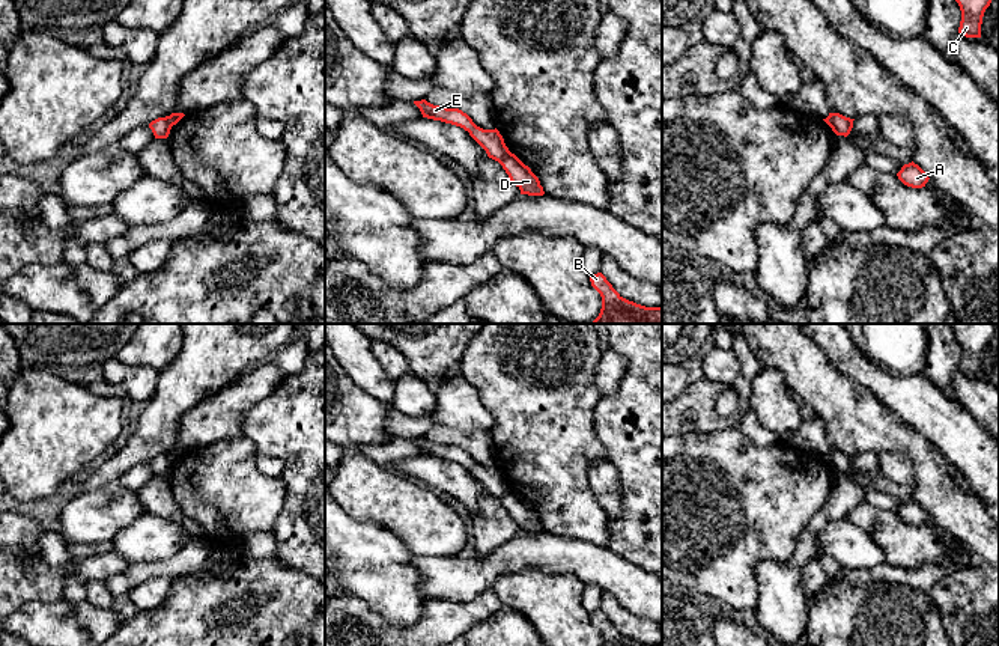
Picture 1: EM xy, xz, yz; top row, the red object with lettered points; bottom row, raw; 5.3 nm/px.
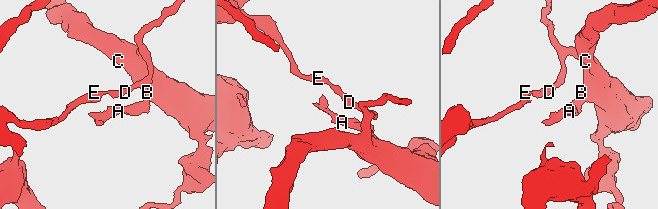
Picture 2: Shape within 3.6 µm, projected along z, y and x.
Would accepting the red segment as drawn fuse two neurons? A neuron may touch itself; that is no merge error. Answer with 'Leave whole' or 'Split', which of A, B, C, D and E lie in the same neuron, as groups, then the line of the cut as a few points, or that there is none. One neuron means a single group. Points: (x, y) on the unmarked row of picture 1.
Split. Groups: A B C D / E. Split along xz (510, 490), (498, 499)

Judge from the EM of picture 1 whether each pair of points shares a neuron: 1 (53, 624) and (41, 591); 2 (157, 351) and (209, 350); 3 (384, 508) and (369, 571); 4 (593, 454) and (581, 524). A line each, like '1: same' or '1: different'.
1: different
2: different
3: different
4: same

